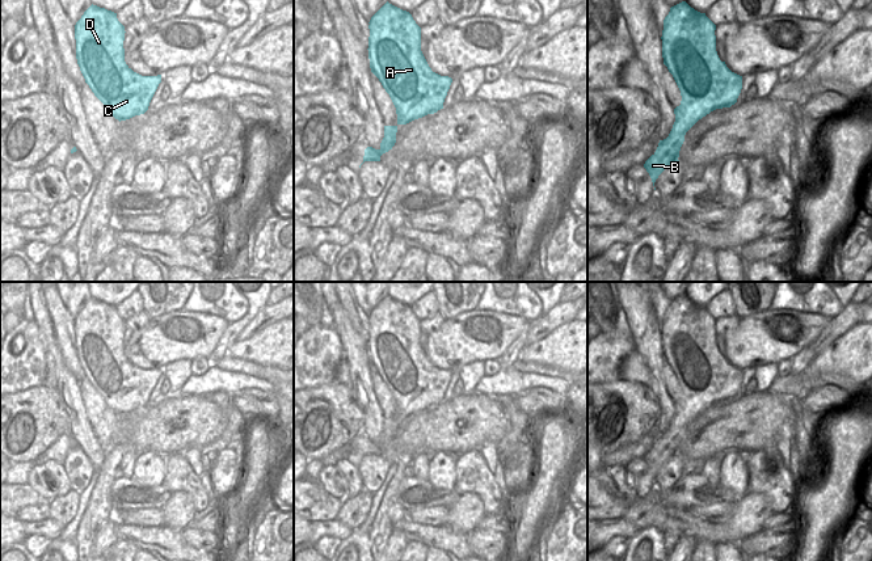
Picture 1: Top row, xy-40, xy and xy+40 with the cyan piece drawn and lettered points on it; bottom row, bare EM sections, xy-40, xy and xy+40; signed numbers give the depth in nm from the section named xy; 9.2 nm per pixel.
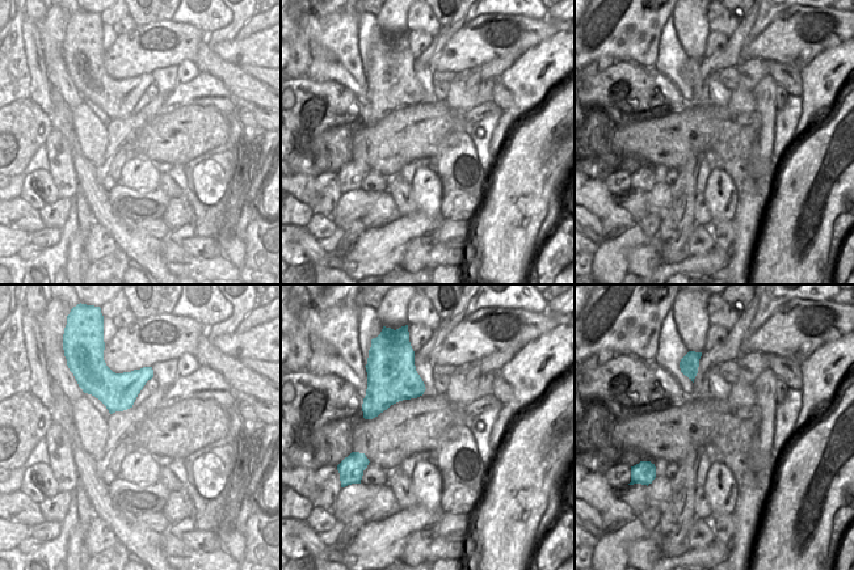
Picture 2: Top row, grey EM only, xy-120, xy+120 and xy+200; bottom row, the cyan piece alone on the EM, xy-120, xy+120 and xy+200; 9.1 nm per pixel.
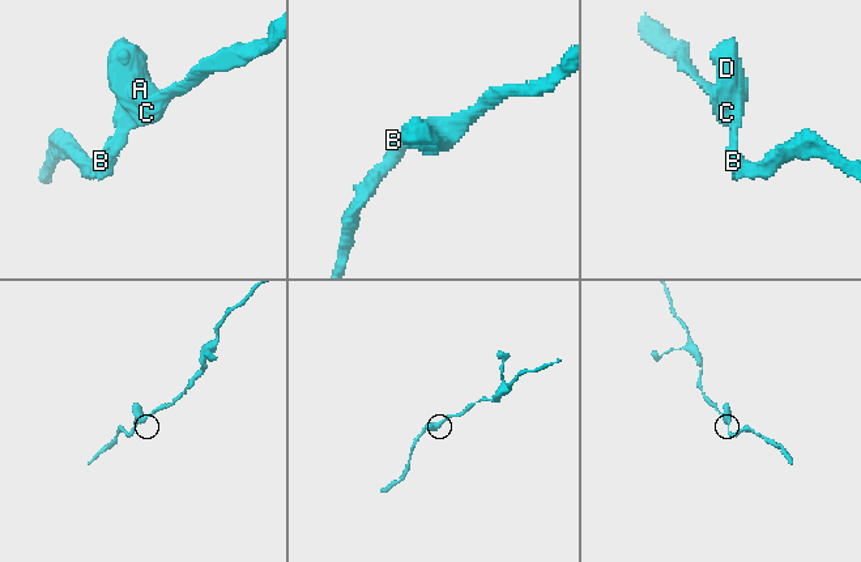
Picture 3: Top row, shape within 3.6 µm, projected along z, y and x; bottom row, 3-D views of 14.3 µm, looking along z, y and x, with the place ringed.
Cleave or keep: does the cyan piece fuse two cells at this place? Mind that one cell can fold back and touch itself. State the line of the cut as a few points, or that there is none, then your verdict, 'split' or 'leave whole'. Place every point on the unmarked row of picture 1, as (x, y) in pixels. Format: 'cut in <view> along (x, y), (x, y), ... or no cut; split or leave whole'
no cut; leave whole

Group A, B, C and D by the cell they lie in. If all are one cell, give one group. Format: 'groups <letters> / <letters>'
groups A B C D

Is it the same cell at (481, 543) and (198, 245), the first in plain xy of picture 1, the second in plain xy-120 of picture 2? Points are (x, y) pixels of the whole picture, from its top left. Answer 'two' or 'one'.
one

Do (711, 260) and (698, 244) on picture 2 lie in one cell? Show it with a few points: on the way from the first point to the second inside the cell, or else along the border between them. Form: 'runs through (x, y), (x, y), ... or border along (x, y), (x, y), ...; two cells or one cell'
border along (712, 248), (706, 253), (688, 257); two cells

